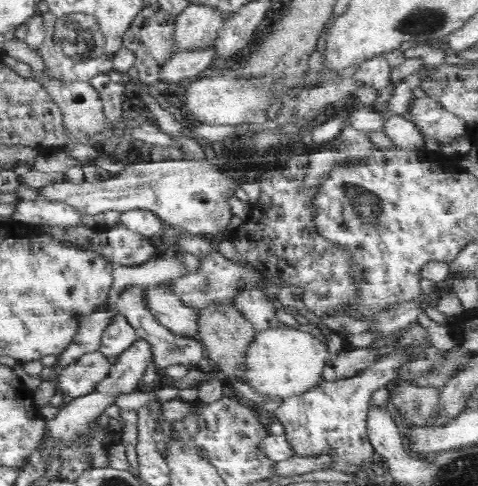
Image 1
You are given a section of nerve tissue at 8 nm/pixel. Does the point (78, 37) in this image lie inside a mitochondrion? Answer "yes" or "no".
yes

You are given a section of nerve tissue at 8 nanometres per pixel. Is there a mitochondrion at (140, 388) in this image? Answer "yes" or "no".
no

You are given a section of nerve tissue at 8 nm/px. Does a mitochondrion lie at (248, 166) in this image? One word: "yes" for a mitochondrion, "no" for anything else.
no

